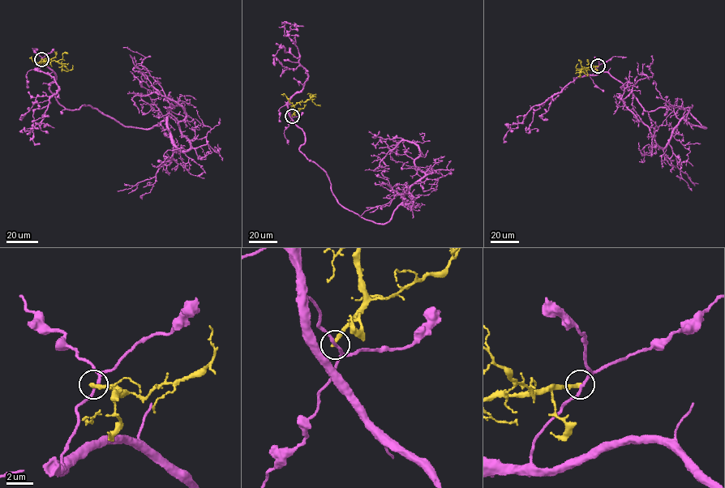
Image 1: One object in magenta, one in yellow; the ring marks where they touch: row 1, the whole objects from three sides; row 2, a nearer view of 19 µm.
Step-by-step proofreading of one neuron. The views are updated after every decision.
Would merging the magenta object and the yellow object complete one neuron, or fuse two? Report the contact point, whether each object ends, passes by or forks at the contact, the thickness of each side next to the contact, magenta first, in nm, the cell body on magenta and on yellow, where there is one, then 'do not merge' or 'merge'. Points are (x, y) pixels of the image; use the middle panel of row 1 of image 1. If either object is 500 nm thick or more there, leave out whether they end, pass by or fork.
place (292, 116); magenta passes by; yellow ends; calibres 200 and 320 nm; soma magenta none; soma yellow none; do not merge

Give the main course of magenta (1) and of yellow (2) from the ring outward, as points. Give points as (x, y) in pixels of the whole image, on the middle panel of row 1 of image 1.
1: (292, 116), (299, 150), (367, 220), (388, 222), (425, 175), (406, 140), (374, 170), (383, 169), (365, 170)
2: (292, 116), (294, 105), (298, 102), (311, 98), (316, 105), (319, 104)

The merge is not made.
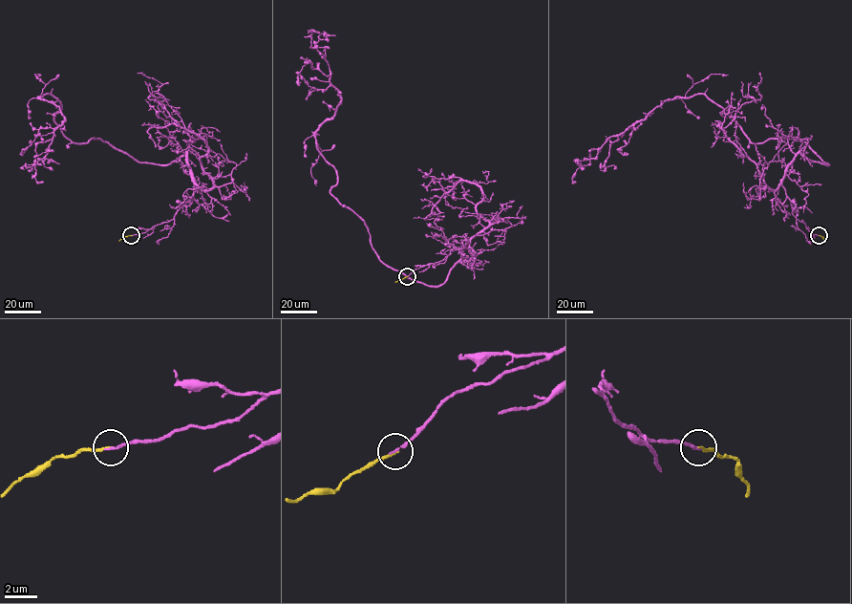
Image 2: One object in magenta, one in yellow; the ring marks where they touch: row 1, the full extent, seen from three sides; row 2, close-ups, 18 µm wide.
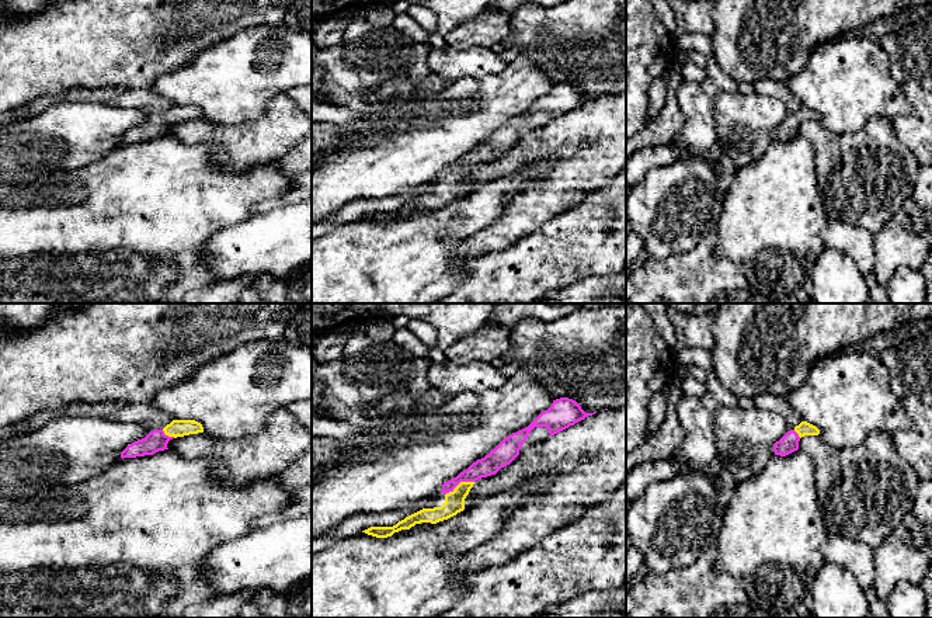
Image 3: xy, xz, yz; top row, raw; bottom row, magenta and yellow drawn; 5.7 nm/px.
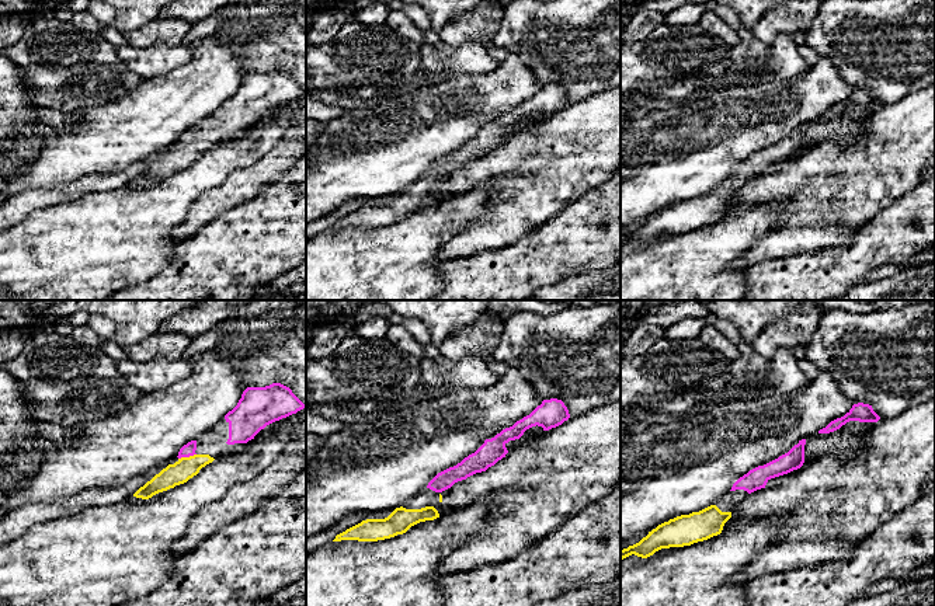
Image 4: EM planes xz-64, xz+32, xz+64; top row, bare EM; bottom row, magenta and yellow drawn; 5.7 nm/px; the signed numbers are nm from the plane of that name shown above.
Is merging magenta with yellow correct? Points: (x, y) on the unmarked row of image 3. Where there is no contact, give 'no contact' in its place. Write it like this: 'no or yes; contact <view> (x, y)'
yes; contact xz (459, 167)

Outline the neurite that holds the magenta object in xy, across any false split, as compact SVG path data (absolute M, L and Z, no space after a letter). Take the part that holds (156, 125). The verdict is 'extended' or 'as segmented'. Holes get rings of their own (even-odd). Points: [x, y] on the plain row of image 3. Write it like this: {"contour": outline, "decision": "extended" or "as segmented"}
{"contour": "M173 105L163 115L153 115L145 124L129 129L121 138L121 143L153 140L159 136L168 135L167 129L170 125L198 118L204 118L201 108L195 105Z", "decision": "extended"}

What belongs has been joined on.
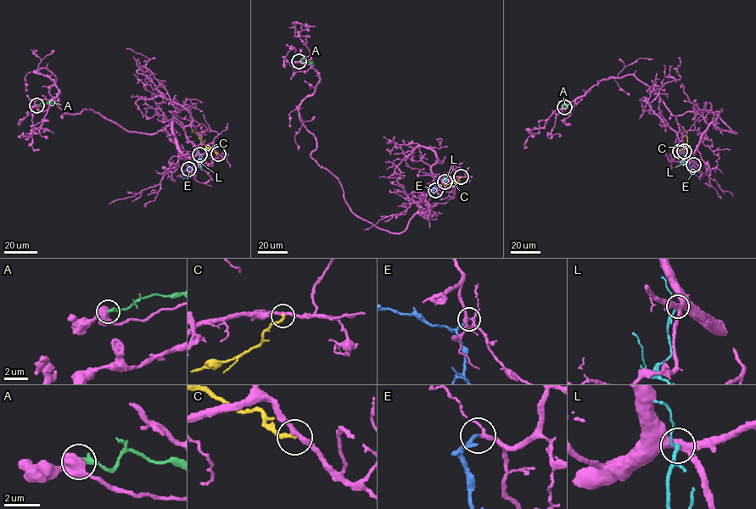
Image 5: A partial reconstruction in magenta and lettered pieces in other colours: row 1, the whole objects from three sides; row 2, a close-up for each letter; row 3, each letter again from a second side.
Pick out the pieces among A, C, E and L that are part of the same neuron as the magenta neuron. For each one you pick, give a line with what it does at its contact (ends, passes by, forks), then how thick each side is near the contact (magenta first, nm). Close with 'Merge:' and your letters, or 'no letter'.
E: it ends there; 180 nm thick on the magenta side, 240 nm on the other
Merge: E

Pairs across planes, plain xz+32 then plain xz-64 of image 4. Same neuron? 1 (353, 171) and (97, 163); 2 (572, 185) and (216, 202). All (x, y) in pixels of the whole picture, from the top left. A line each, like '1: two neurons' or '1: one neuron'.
1: one neuron
2: one neuron

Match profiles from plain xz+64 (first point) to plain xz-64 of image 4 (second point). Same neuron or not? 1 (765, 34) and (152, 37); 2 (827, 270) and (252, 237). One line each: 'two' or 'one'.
1: one
2: one

